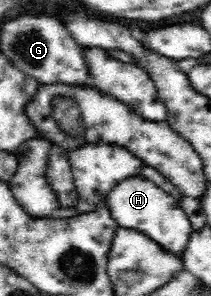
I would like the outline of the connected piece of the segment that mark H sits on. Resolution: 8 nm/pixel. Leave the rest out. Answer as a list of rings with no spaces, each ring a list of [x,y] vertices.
[[[132,176],[116,184],[107,195],[106,204],[110,216],[118,227],[136,230],[154,240],[167,253],[183,261],[193,227],[187,213],[175,197],[168,195],[160,186],[144,178]]]

